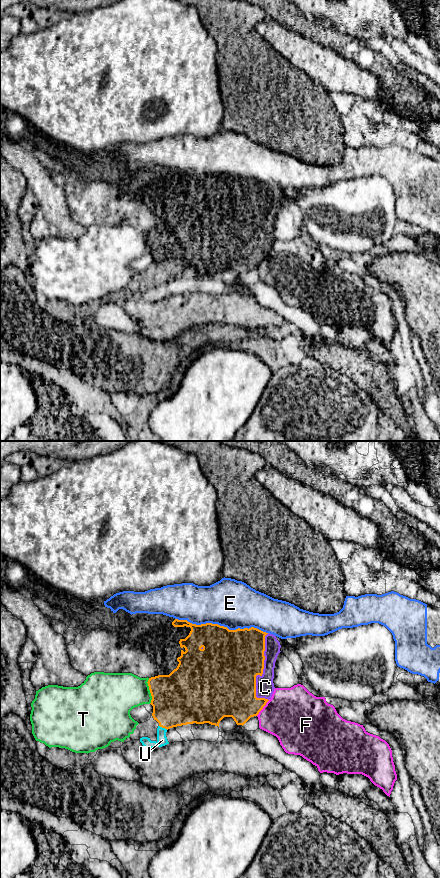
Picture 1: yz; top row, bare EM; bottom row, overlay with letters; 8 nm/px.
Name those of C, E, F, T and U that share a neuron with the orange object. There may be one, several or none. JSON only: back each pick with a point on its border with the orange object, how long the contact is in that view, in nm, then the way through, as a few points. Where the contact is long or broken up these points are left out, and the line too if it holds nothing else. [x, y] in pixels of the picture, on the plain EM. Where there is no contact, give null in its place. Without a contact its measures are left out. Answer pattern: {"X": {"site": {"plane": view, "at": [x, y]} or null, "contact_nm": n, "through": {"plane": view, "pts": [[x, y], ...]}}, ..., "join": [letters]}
{"U": {"site": {"plane": "yz", "at": [163, 279]}, "contact_nm": 80, "through": {"plane": "yz", "pts": [[177, 252], [171, 258], [163, 279], [162, 292]]}}, "join": ["U"]}

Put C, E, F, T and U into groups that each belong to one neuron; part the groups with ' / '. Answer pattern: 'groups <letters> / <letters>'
groups C / E / F / T / U

